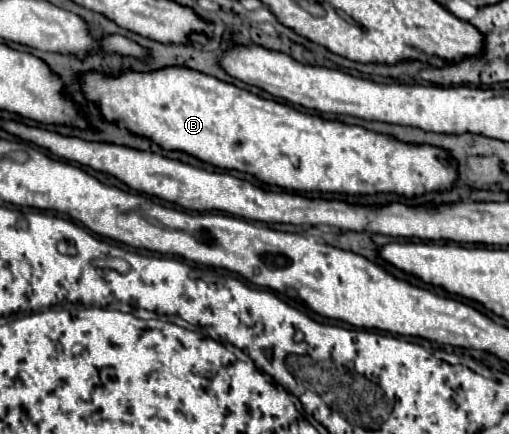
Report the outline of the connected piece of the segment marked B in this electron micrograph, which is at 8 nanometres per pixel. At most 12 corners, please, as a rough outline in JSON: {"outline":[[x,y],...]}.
{"outline":[[189,68],[83,76],[105,120],[285,190],[415,194],[439,148]]}

